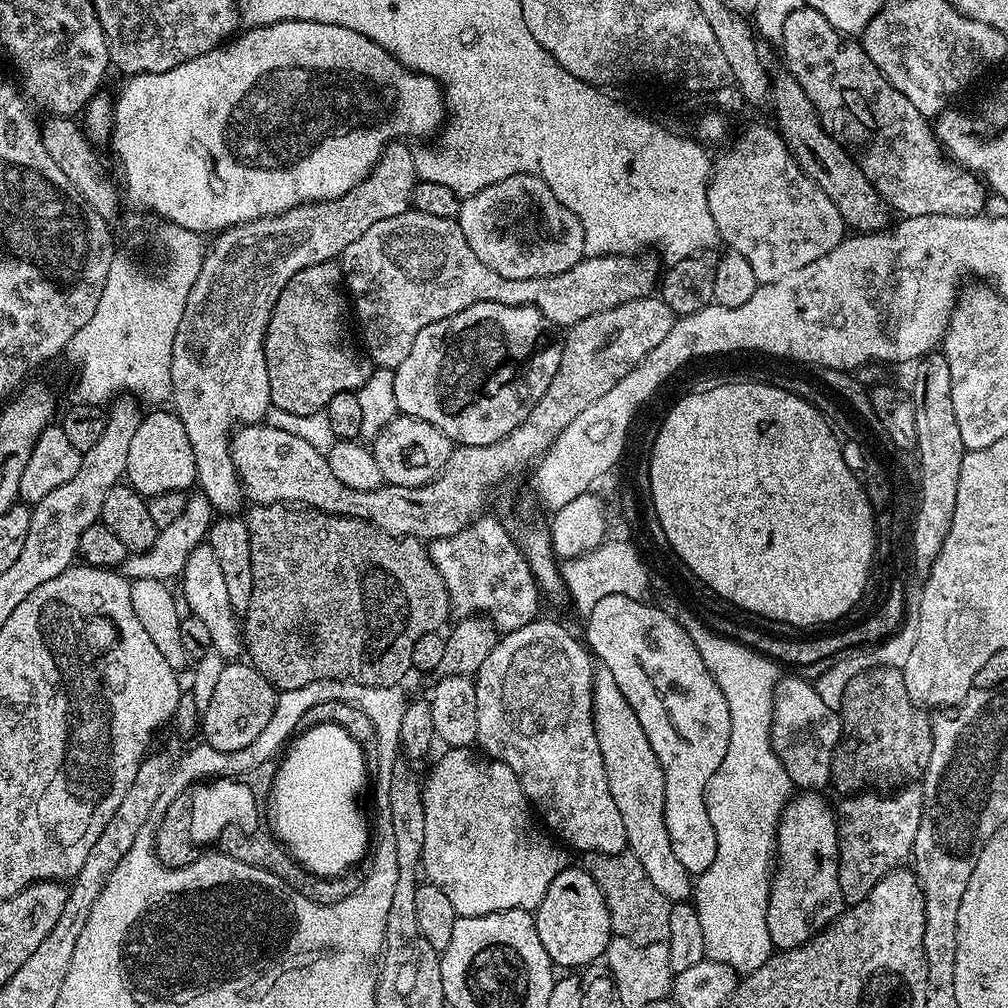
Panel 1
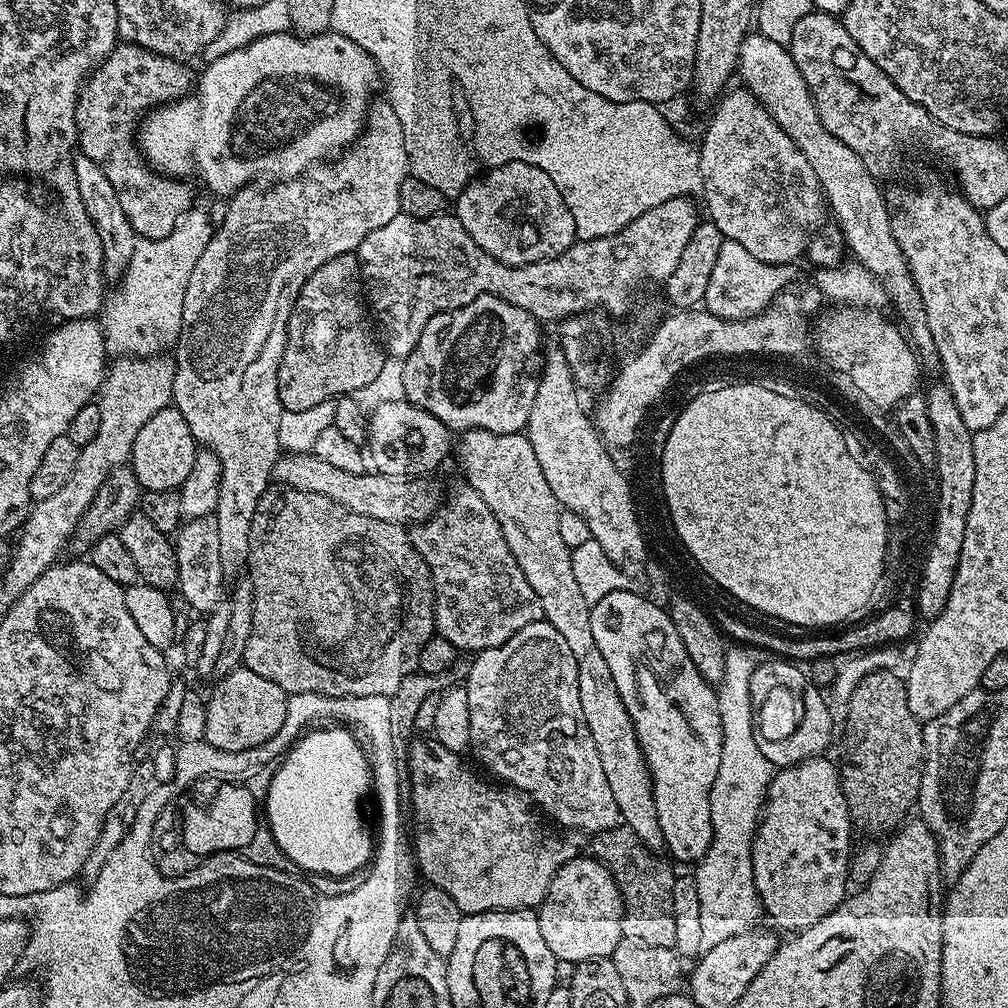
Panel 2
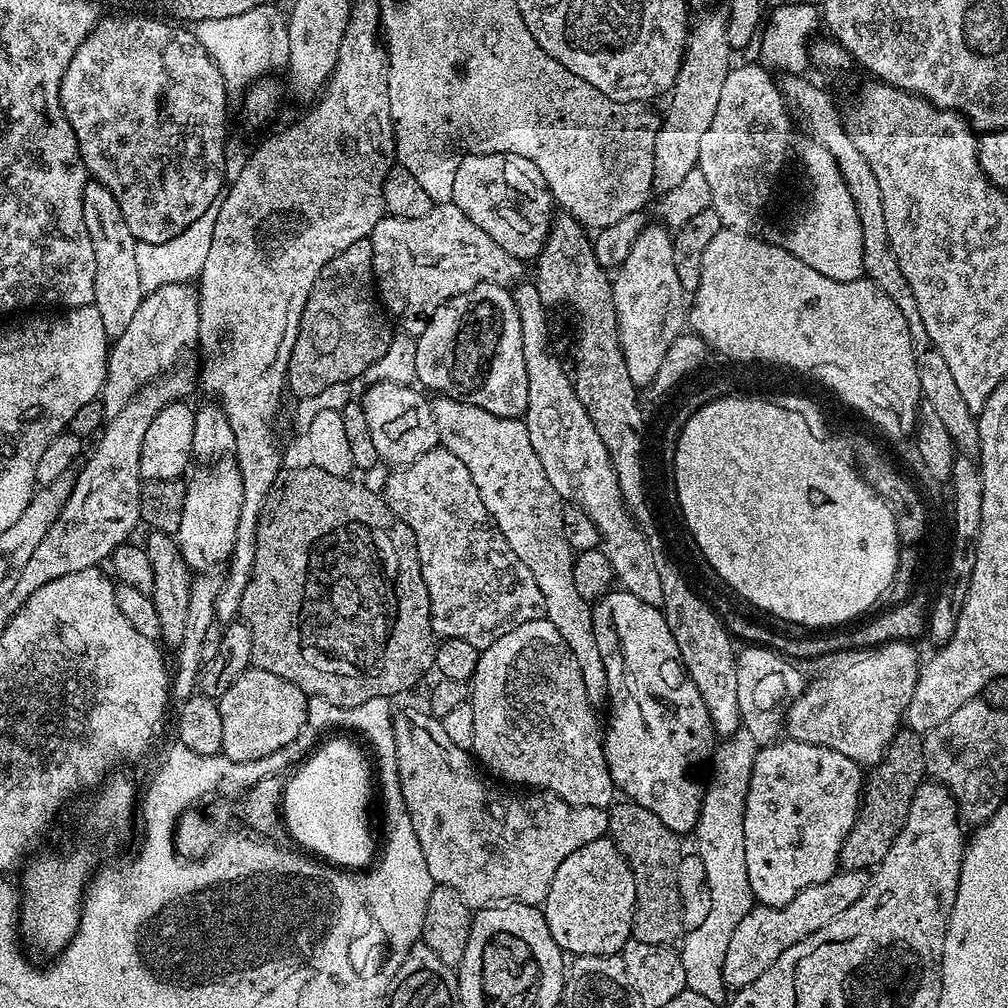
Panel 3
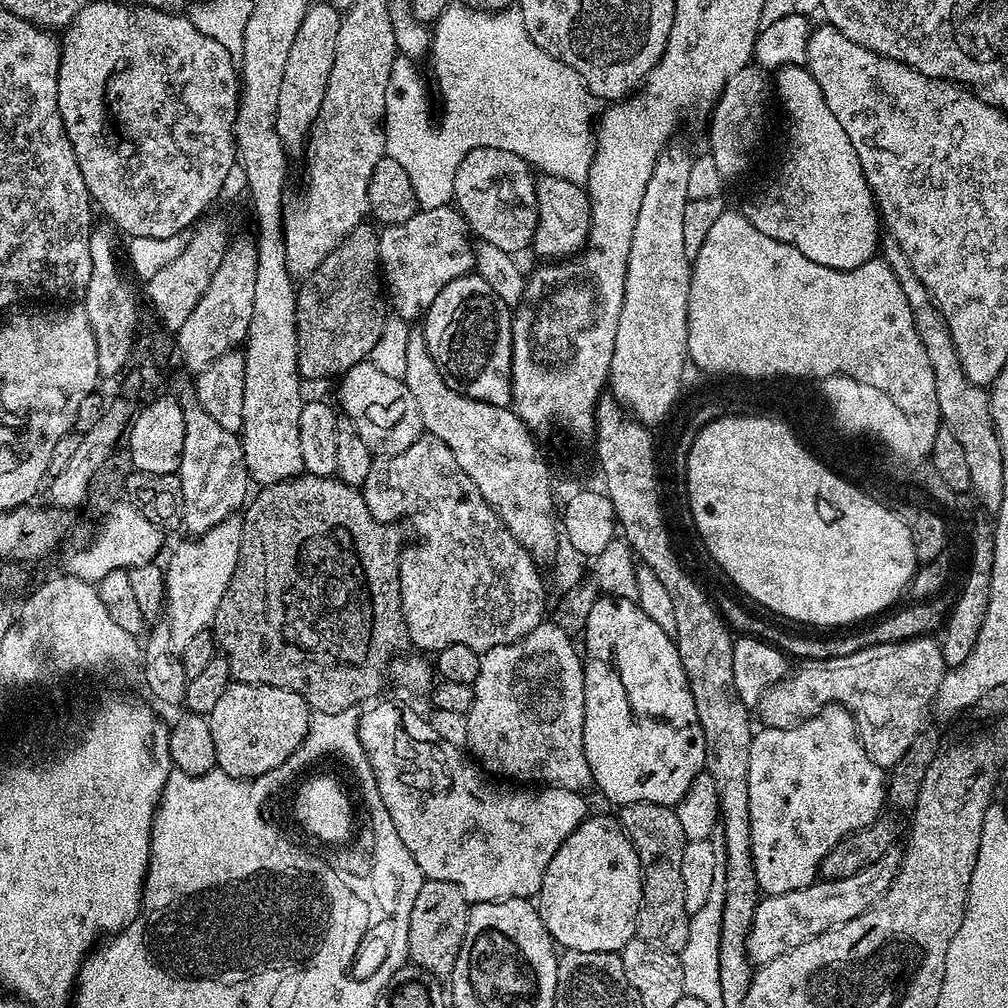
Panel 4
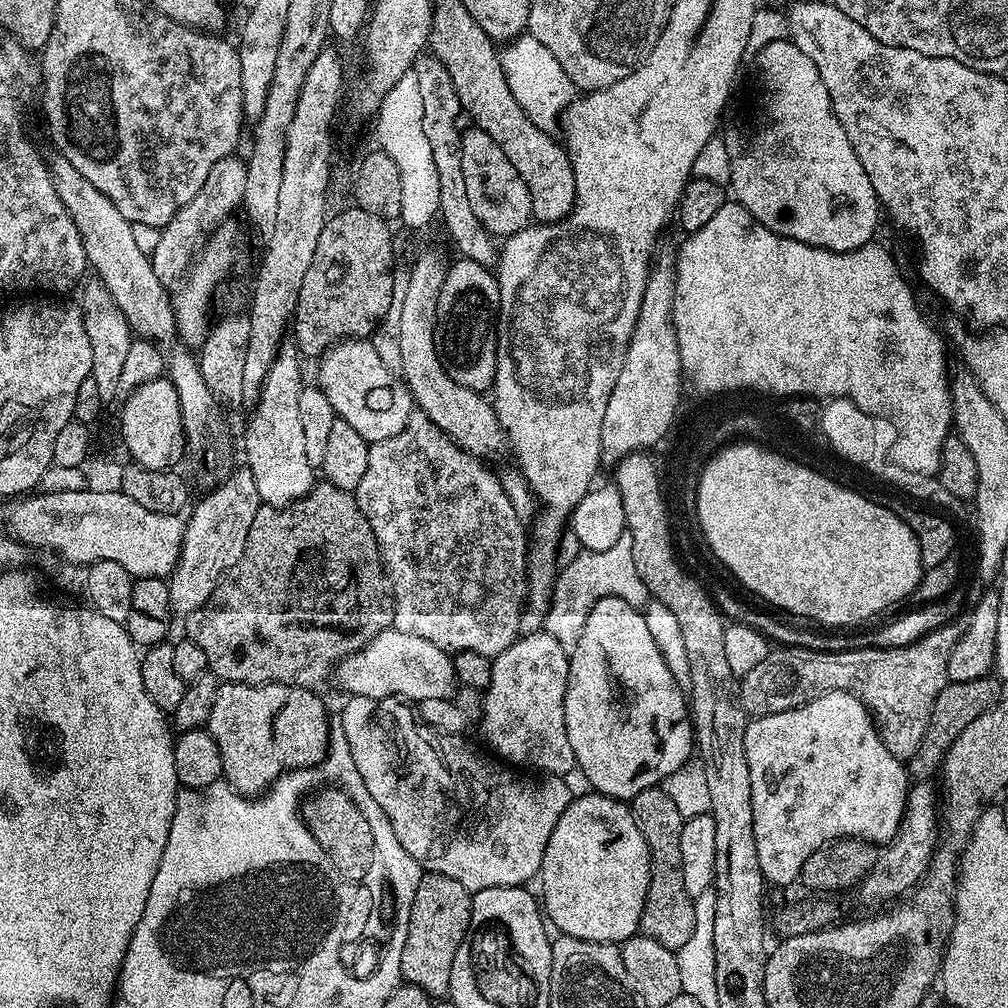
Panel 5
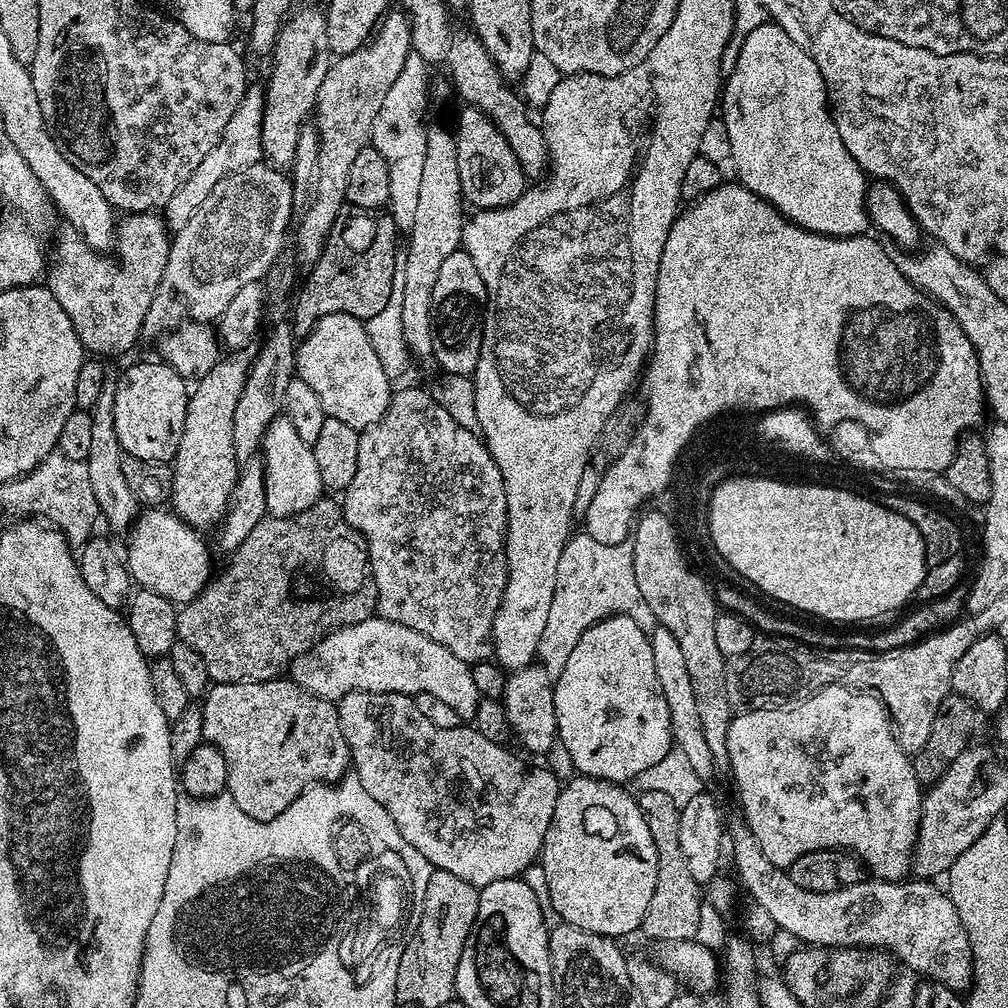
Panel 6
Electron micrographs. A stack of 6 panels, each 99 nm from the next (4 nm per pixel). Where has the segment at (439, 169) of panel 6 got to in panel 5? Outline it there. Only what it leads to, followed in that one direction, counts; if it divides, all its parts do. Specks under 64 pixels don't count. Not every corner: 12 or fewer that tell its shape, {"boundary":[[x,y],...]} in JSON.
{"boundary":[[438,253],[413,262],[399,321],[399,375],[459,448],[509,447],[487,395],[436,353]]}

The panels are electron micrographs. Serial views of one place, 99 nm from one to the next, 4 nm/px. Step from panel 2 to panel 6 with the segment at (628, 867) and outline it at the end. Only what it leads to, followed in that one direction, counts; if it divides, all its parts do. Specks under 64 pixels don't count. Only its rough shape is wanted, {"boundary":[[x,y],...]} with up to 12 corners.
{"boundary":[[669,794],[638,796],[658,882],[642,932],[695,940],[706,903],[682,855],[680,809]]}

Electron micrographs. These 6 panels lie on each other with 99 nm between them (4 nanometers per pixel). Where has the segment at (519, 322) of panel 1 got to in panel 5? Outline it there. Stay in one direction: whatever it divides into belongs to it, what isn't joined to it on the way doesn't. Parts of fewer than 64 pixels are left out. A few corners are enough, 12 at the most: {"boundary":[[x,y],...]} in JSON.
{"boundary":[[478,262],[447,265],[436,319],[446,374],[487,393],[500,287]]}

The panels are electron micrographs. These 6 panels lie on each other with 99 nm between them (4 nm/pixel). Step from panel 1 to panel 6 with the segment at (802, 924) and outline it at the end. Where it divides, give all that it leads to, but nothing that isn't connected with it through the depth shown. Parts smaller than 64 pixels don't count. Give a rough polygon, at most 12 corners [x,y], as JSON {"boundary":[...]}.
{"boundary":[[872,693],[741,711],[742,819],[787,870],[912,872],[922,780]]}

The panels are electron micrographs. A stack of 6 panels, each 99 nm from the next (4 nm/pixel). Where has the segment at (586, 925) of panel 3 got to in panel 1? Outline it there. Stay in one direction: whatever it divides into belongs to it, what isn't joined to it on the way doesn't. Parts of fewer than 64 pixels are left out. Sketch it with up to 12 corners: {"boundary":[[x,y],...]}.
{"boundary":[[562,869],[534,915],[553,965],[597,963],[614,939],[606,898]]}

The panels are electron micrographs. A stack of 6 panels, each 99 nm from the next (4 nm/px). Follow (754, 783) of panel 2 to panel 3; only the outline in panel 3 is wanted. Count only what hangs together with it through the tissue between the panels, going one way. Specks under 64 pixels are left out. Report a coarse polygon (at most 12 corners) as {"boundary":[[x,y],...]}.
{"boundary":[[733,732],[710,757],[695,851],[710,914],[683,945],[726,996],[730,934],[754,906],[744,811],[758,751]]}

